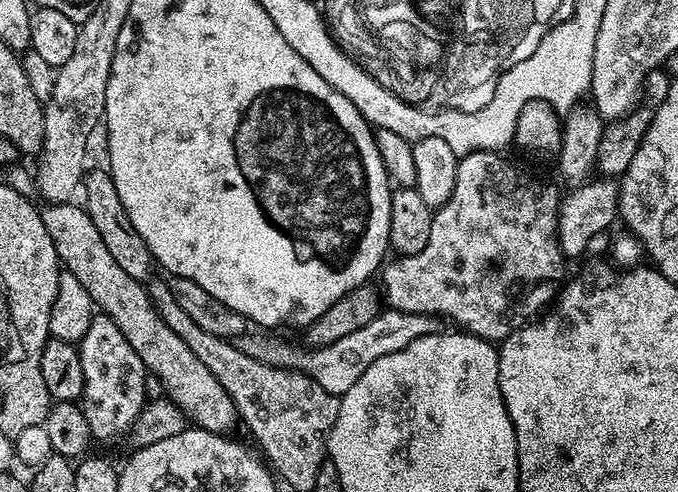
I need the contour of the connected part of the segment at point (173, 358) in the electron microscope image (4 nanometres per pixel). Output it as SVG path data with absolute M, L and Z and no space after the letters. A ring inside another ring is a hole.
M76 202L45 203L40 208L40 217L54 242L54 250L62 257L63 267L78 278L95 307L110 317L118 330L122 330L122 338L134 346L145 369L164 384L165 397L178 405L195 427L231 433L231 428L238 424L238 417L230 394L222 390L222 382L218 382L218 378L206 370L194 350L190 350L190 346L186 346L186 342L182 342L182 338L178 338L178 334L166 326L148 295L147 287L114 262L86 208Z

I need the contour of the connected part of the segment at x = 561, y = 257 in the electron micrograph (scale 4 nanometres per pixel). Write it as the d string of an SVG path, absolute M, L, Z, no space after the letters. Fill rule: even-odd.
M469 152L460 156L454 194L432 213L430 242L413 256L402 256L382 268L382 296L389 309L453 320L457 329L489 342L503 341L513 327L508 311L512 296L535 284L563 281L566 257L560 249L560 201L562 192L544 180L531 180L500 152Z

